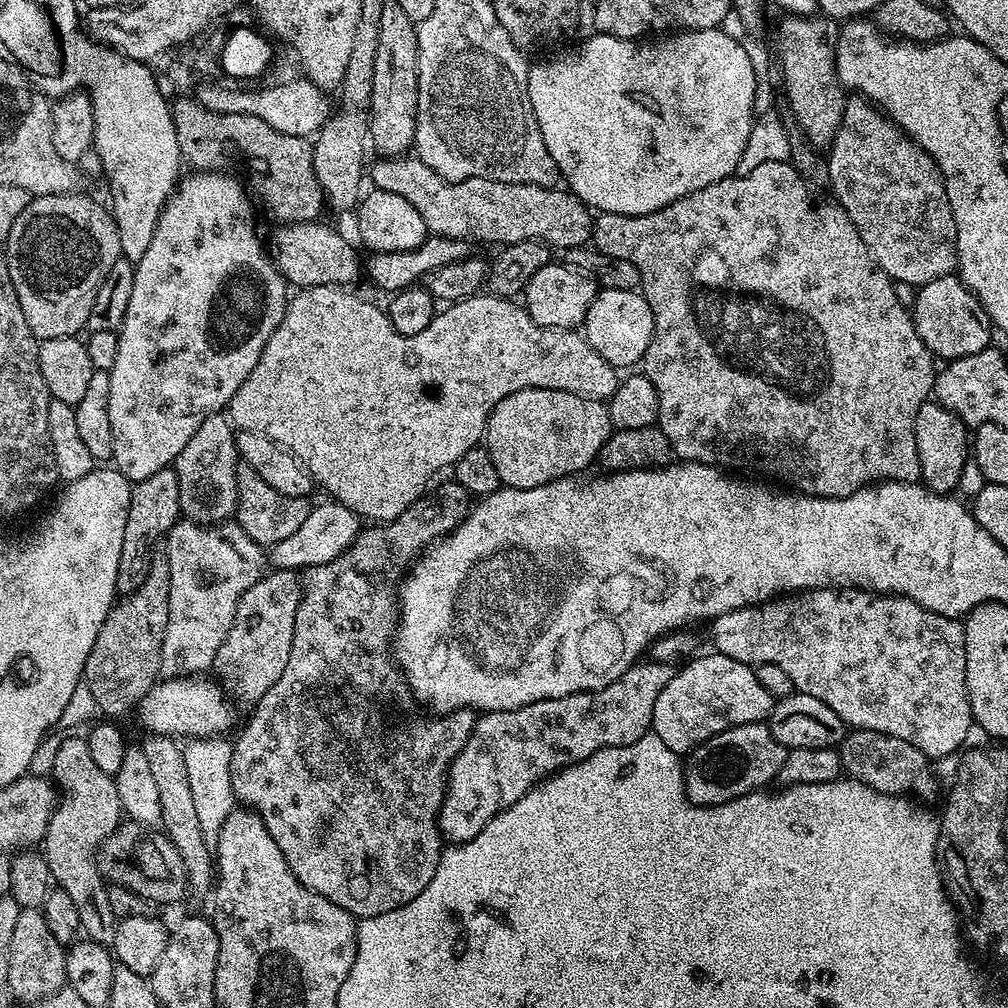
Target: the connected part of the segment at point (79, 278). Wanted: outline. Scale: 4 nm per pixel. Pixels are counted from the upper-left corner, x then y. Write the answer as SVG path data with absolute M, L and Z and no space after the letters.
M63 192L53 196L31 197L26 210L18 214L6 238L10 278L14 282L14 290L18 294L22 314L26 314L26 322L30 322L30 330L36 335L37 341L67 336L79 337L88 327L94 298L98 298L98 290L102 282L106 282L106 274L110 274L110 266L114 266L114 262L122 259L118 242L118 226L114 222L111 211L105 205L103 208L98 201L80 195Z

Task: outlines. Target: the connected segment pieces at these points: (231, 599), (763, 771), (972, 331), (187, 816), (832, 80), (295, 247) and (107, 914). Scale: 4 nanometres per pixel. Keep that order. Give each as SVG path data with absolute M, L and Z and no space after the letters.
M186 519L173 524L166 533L166 547L170 594L166 634L162 638L160 676L196 678L215 665L218 646L222 646L234 622L242 594L265 575L266 552L235 522L194 524Z
M767 723L743 724L737 728L727 728L722 734L712 736L706 742L687 753L684 765L684 789L692 804L701 804L709 808L715 804L725 804L731 800L743 800L749 792L768 786L776 780L778 770L782 770L782 762L786 762L787 748L776 741L770 734Z
M959 275L934 278L934 282L919 285L915 292L916 301L910 304L912 321L918 330L918 338L922 338L925 346L932 351L933 357L940 359L941 356L941 361L944 362L966 358L970 354L978 354L983 348L989 347L993 343L994 325L992 319L986 314L982 302L978 302L975 294L969 288L964 287Z
M152 734L147 738L149 740L143 741L142 747L158 785L158 802L162 802L160 824L168 831L165 832L167 839L172 840L181 855L187 887L196 892L204 892L207 888L209 891L214 884L214 852L198 826L198 810L194 810L194 794L190 794L190 780L186 778L184 749L175 739L166 736Z
M823 14L811 16L783 17L780 29L776 32L776 42L780 46L780 64L784 70L784 92L788 95L788 108L796 119L796 124L803 136L817 149L824 150L832 143L836 136L838 126L844 117L844 105L846 103L846 89L841 84L836 73L836 43L840 37L840 28L837 21L828 19Z
M320 222L284 224L270 240L272 263L292 286L352 286L362 276L362 260L336 232L323 228Z
M83 735L68 736L57 746L50 776L62 795L42 841L48 875L59 891L70 894L78 910L83 935L95 944L111 946L118 919L110 908L110 888L105 876L99 872L97 852L122 823L118 786L114 777L105 774L94 763L94 758L90 758L90 746Z

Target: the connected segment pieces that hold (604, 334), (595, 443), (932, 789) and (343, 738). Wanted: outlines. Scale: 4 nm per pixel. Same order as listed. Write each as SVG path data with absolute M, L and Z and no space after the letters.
M600 288L594 302L590 302L590 310L586 314L582 325L582 335L587 340L588 345L594 350L598 350L598 354L602 354L602 358L606 358L606 362L610 362L613 368L617 370L628 368L631 364L639 365L650 346L650 338L653 334L654 314L650 310L643 292L639 290Z
M527 388L518 390L494 406L484 430L483 447L488 449L490 462L498 470L498 478L505 488L533 488L563 476L576 476L583 468L597 463L606 438L614 431L605 401L592 400L589 396L570 394L566 390Z
M852 728L840 741L838 751L841 769L851 779L882 794L903 797L905 794L912 794L908 792L916 791L922 799L928 800L936 792L938 777L929 757L924 756L922 750L918 750L918 746L902 742L902 738L894 738L890 734L865 728Z
M455 479L437 483L435 488L436 492L429 491L415 500L398 518L365 527L356 535L353 544L338 558L322 566L303 569L300 605L294 618L294 642L290 646L290 659L286 661L286 670L282 670L282 678L278 678L278 682L274 682L274 686L270 686L270 690L266 690L266 694L262 694L260 701L251 709L252 717L249 718L248 725L241 730L240 737L232 744L230 786L233 797L239 803L241 800L245 809L262 818L266 830L270 832L270 838L274 838L278 850L282 850L290 870L294 870L302 886L322 894L322 898L334 902L334 906L342 906L342 910L357 918L398 910L406 906L406 902L414 902L414 898L418 898L418 894L422 894L422 890L430 886L430 878L434 878L434 870L438 870L442 851L440 807L444 801L444 790L448 787L448 768L452 759L462 750L462 746L466 746L478 719L477 713L471 708L432 714L429 715L429 720L424 716L396 717L396 708L391 704L391 700L409 695L405 673L400 671L390 647L390 641L398 627L400 582L425 547L452 532L470 511L470 493L461 484L456 483Z

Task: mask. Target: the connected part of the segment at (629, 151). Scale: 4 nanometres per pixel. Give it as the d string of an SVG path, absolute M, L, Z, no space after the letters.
M720 28L680 30L653 40L656 40L653 44L644 44L648 42L623 40L617 36L592 36L588 40L573 43L569 52L553 60L533 63L528 70L528 97L536 115L538 130L542 130L542 142L546 142L546 150L550 150L550 158L554 158L557 173L568 183L565 184L567 191L597 213L613 212L627 216L650 214L670 206L670 202L686 194L694 194L694 190L702 190L702 186L724 180L736 172L742 150L746 150L746 142L750 138L754 123L752 107L756 104L756 68L752 65L751 54Z

